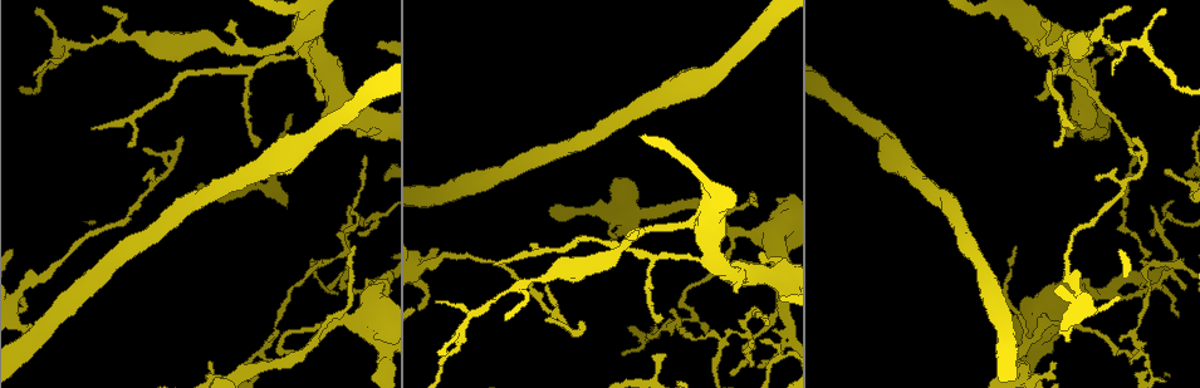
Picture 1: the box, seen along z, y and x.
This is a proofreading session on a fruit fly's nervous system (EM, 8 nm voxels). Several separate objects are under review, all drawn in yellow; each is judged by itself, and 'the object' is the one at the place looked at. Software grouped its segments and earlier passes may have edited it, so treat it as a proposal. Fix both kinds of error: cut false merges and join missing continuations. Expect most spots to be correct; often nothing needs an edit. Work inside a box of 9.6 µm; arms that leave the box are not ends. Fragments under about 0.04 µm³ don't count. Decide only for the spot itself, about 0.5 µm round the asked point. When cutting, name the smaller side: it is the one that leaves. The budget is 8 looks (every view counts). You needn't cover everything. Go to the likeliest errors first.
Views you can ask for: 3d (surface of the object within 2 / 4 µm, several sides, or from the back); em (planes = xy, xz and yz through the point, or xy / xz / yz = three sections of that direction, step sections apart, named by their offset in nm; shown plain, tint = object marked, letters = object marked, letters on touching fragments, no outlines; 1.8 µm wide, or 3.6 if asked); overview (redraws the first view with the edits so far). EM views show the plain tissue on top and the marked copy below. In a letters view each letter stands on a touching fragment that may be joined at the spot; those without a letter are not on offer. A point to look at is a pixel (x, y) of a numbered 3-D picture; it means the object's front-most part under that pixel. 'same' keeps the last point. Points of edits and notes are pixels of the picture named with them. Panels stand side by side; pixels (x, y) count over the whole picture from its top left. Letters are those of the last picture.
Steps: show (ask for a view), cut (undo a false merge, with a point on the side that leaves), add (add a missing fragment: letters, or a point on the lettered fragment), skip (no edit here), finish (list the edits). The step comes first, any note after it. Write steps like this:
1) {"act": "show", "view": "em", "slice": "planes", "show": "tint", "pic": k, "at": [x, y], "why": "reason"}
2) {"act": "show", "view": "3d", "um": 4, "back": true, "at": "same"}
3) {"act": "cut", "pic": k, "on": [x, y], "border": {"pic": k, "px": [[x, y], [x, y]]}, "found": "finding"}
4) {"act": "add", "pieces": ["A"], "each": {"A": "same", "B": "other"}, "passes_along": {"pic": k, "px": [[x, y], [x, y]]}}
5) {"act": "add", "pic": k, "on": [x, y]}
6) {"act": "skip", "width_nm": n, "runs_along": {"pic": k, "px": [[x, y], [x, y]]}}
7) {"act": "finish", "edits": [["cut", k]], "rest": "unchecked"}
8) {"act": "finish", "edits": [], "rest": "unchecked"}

{"act": "show", "view": "3d", "um": 2, "pic": 1, "at": [1043, 324], "why": "a fork"}

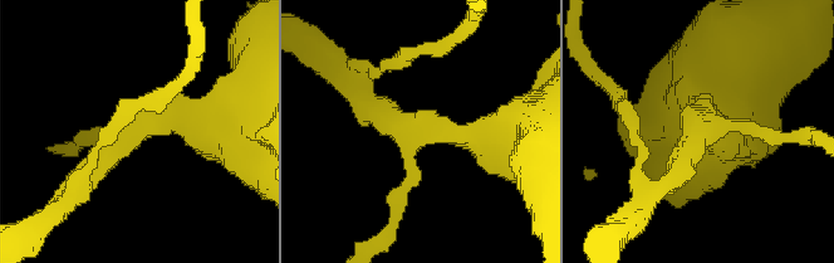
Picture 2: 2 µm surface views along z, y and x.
{"act": "show", "view": "em", "slice": "planes", "show": "letters", "pic": 2, "at": [418, 136], "arms": 3, "why": "need the tissue"}

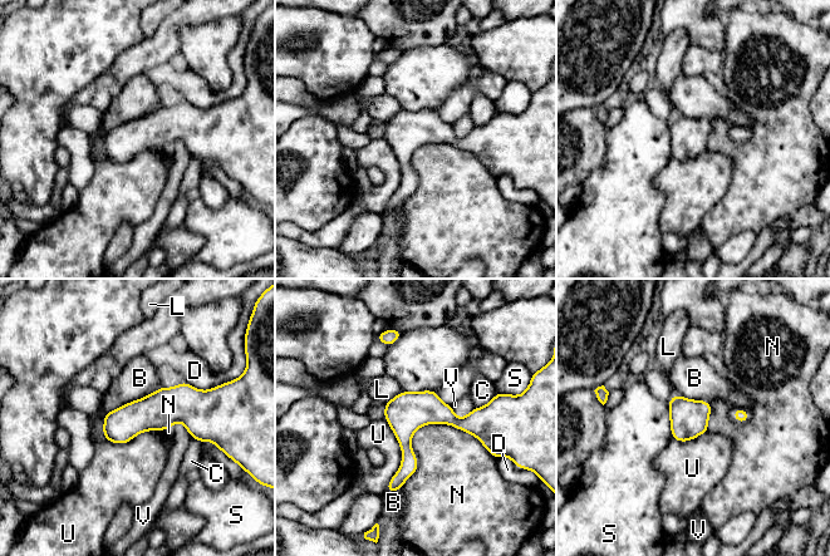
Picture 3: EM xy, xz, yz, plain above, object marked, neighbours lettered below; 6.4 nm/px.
{"act": "skip", "longest_contact_nm": ["N", 600], "each": {"B": "other", "C": "other", "D": "other", "L": "other", "N": "other", "S": "other", "U": "other", "V": "other"}, "border": {"pic": 3, "px": [[494, 458], [425, 424], [402, 486]]}, "found": "continuous, no second neuron"}

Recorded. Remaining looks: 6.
{"act": "show", "view": "em", "slice": "planes", "show": "letters", "pic": 1, "at": [1070, 339]}

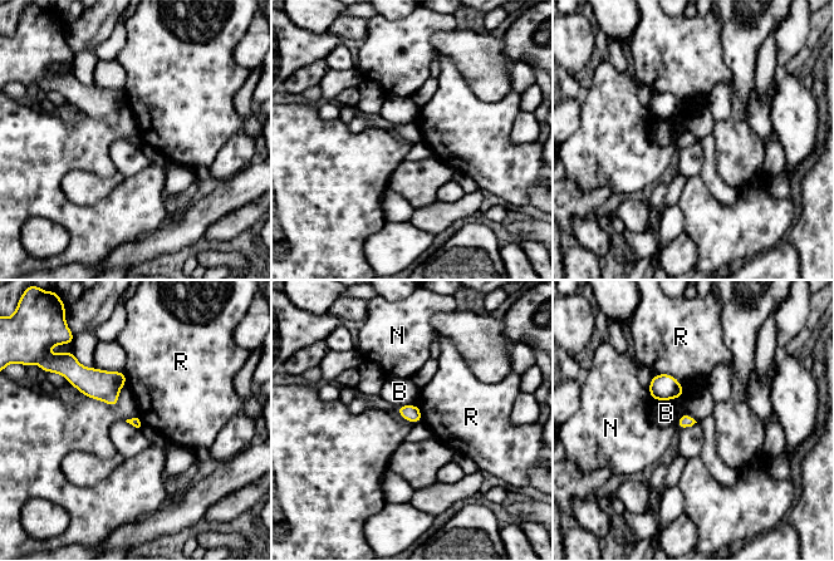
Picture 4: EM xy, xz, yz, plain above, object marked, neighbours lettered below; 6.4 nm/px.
{"act": "skip", "longest_contact_nm": ["R", 260], "each": {"B": "other", "N": "other", "R": "other"}, "found": "none of them fits"}

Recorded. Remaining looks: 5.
{"act": "show", "view": "3d", "um": 4, "back": true, "pic": 1, "at": [713, 259], "why": "narrows sharply"}

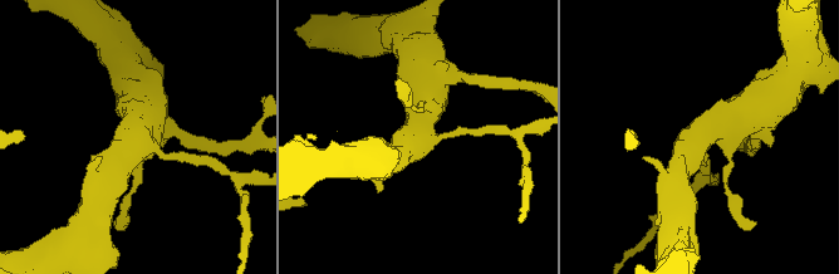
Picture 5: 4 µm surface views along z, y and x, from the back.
{"act": "show", "view": "em", "slice": "planes", "show": "tint", "pic": 5, "at": [699, 136], "arms": 3, "why": "now the EM"}

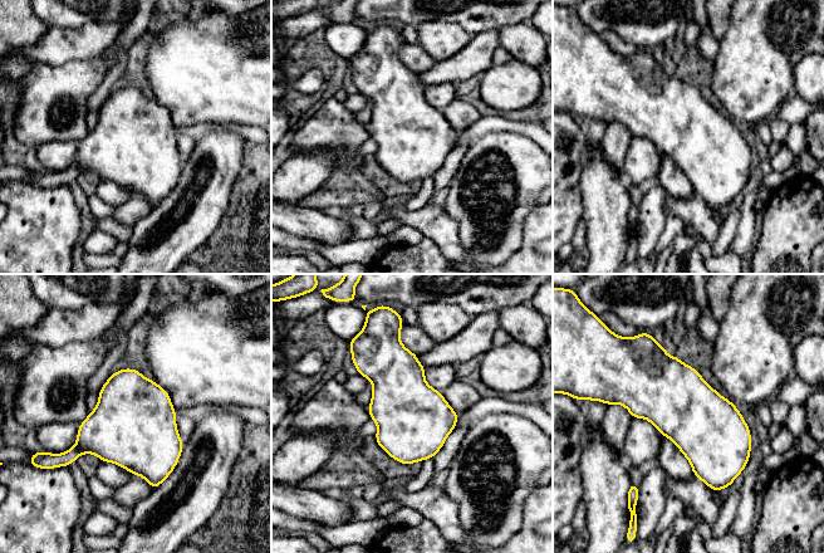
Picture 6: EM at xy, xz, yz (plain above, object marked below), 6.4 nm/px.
{"act": "show", "view": "em", "slice": "planes", "show": "letters", "at": "same", "why": "see the neighbours"}

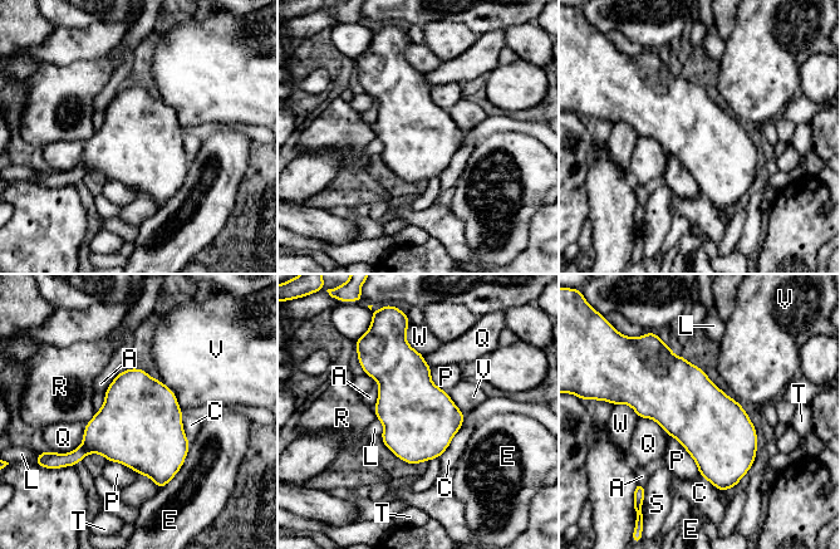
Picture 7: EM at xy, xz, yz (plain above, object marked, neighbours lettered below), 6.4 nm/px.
{"act": "skip", "each": {"A": "other", "C": "other", "E": "other", "L": "other", "P": "other", "Q": "other", "R": "other", "S": "other", "T": "other", "V": "other", "W": "other"}, "border": {"pic": 7, "px": [[668, 434], [691, 456], [701, 475]]}, "found": "all the same neuron"}

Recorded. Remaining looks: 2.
{"act": "finish", "edits": [], "rest": "unchecked"}

